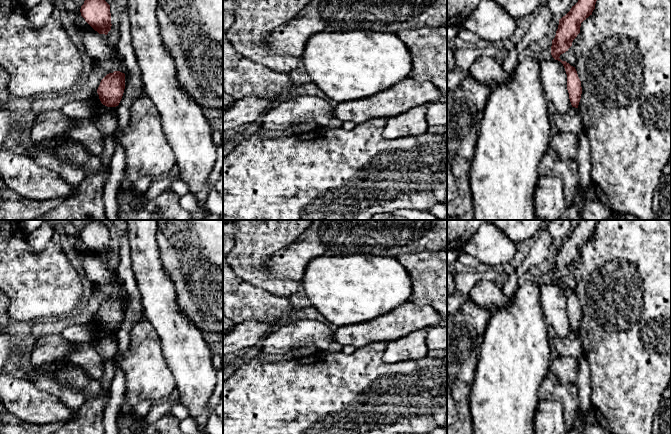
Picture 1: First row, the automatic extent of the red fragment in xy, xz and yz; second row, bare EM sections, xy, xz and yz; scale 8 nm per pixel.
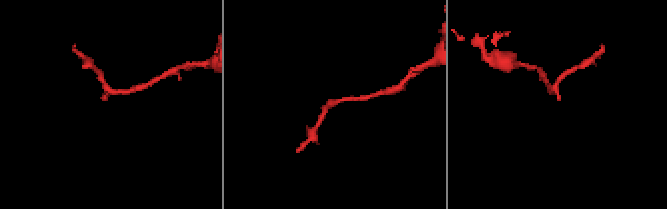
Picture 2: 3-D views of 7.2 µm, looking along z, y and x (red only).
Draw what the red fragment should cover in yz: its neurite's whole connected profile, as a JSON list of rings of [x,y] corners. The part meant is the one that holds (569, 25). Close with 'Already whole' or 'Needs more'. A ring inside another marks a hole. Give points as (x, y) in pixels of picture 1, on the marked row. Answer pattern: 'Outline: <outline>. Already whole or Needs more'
Outline: [[[578,0],[570,11],[559,19],[558,29],[555,38],[552,40],[551,55],[555,60],[560,61],[567,74],[567,90],[572,107],[578,108],[582,87],[575,67],[559,57],[568,51],[573,40],[580,33],[581,23],[592,15],[597,0]]]. Already whole

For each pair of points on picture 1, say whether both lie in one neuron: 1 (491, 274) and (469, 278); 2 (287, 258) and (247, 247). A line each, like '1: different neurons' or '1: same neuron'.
1: same neuron
2: different neurons

